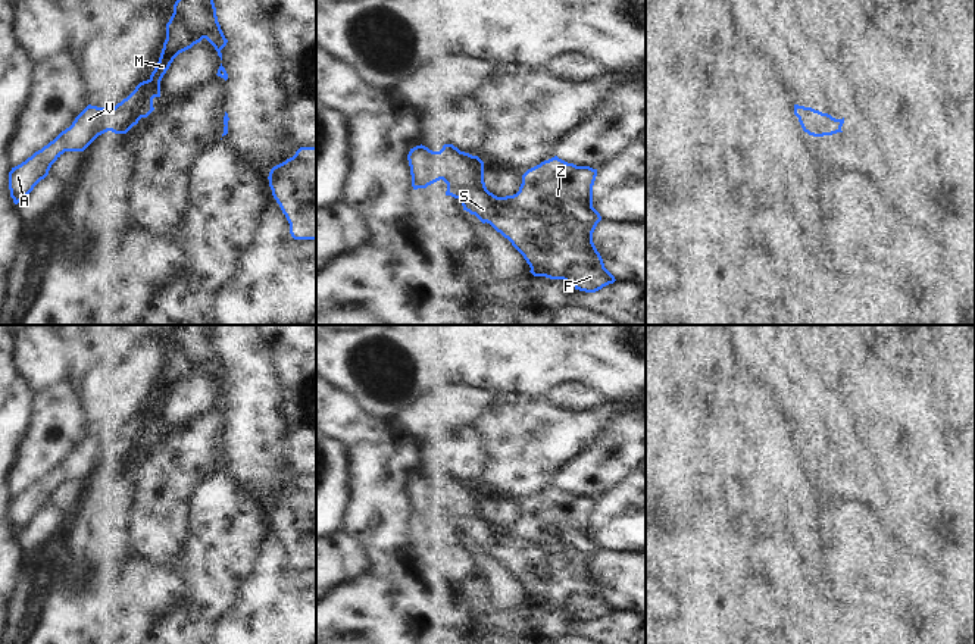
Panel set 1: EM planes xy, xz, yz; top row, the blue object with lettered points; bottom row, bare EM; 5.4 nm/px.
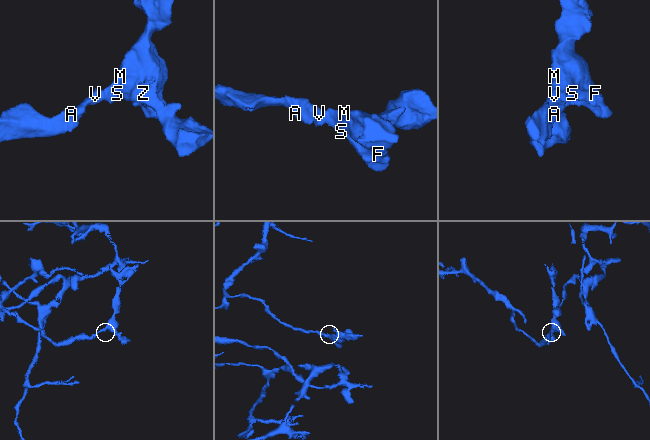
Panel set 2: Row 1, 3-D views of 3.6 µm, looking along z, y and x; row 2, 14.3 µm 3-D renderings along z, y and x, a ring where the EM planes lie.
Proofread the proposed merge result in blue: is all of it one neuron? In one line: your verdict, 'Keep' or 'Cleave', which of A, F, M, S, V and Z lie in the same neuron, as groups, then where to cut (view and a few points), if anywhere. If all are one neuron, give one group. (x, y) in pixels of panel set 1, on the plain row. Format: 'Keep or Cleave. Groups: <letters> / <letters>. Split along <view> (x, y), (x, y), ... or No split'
Keep. Groups: A F M S V Z. No split

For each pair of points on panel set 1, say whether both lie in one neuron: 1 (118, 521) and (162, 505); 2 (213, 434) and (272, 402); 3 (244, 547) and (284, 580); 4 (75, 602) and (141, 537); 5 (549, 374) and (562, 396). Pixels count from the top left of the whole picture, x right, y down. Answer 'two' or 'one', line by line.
1: two
2: two
3: two
4: two
5: two

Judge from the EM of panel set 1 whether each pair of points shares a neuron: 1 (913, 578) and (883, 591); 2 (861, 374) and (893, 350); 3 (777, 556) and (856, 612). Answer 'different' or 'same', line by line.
1: same
2: different
3: same

